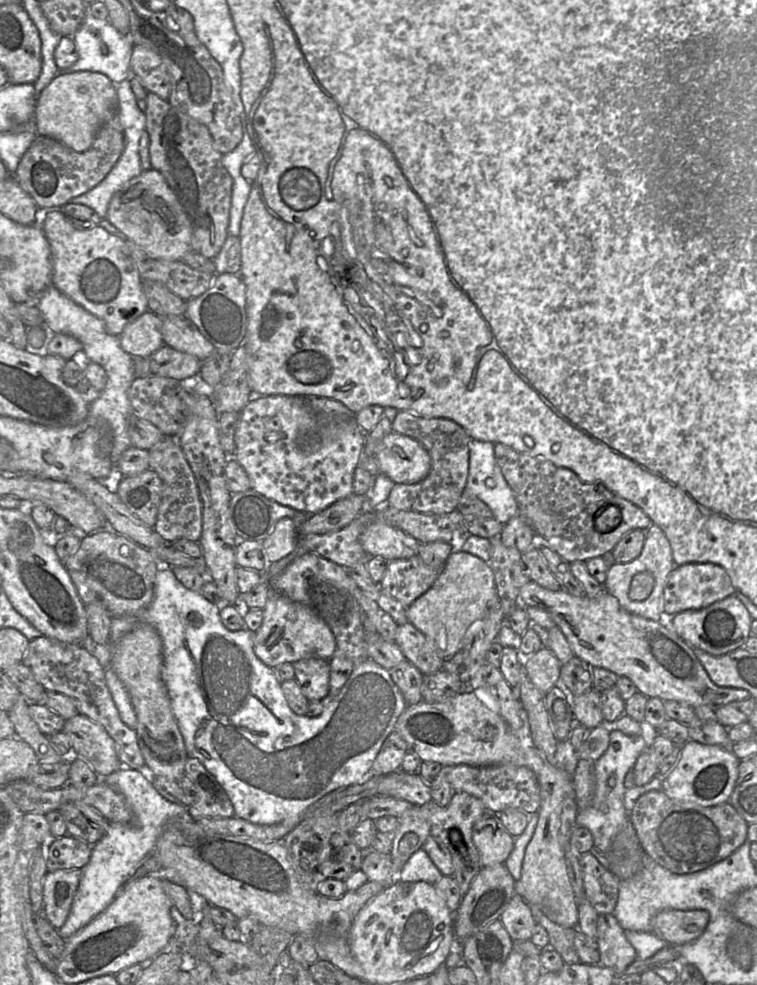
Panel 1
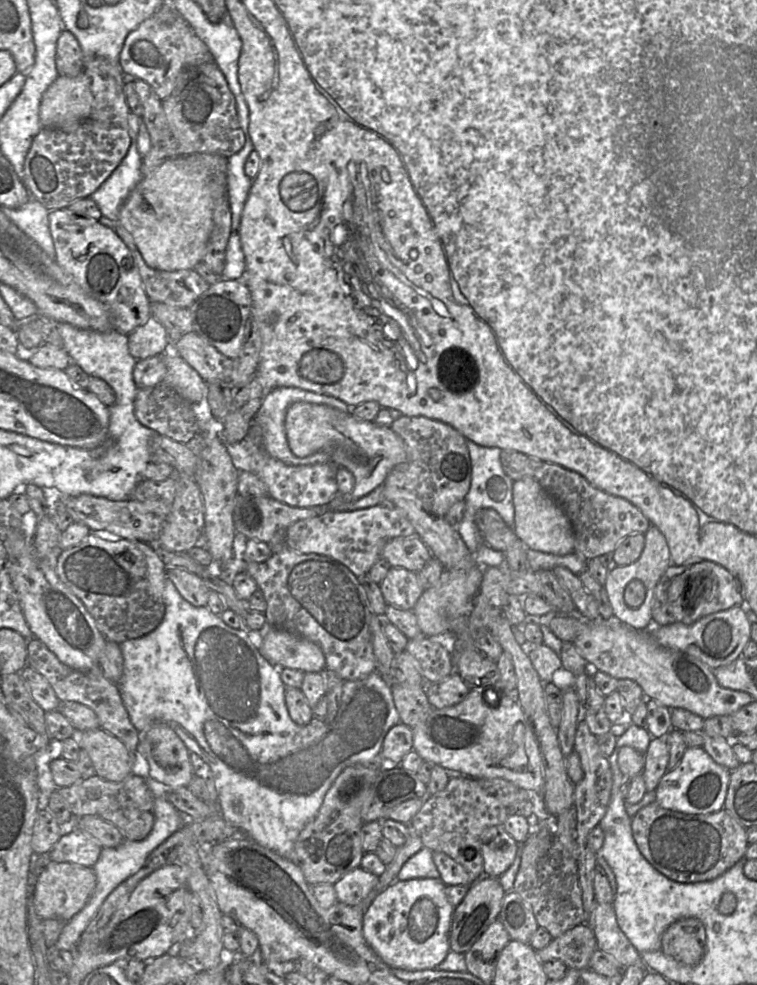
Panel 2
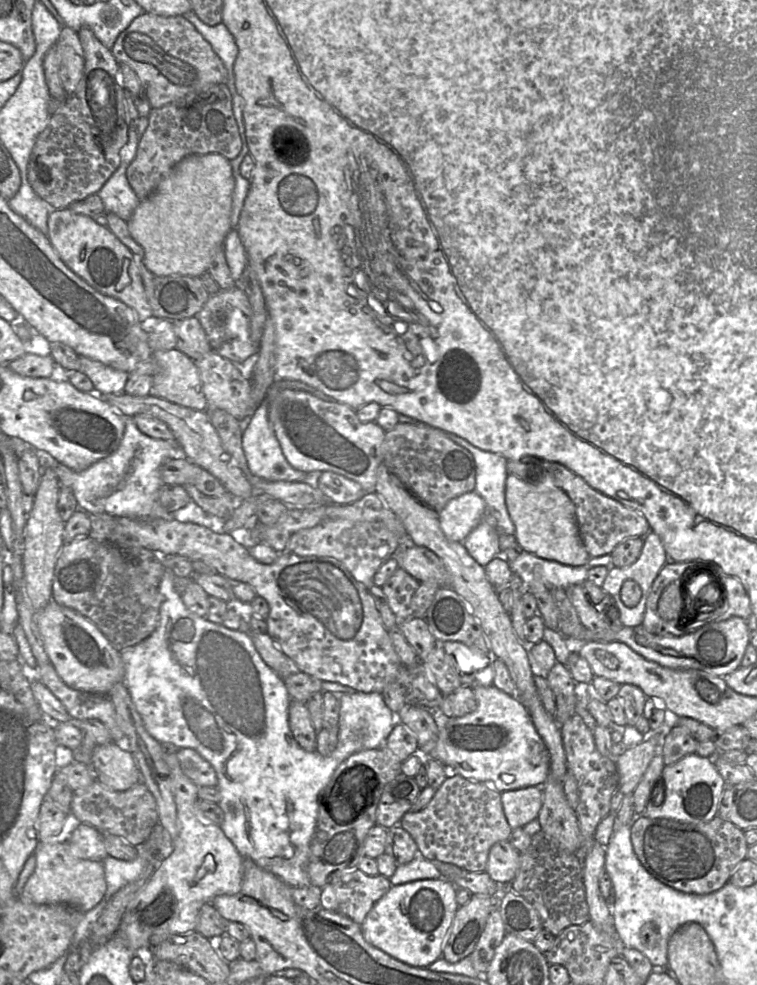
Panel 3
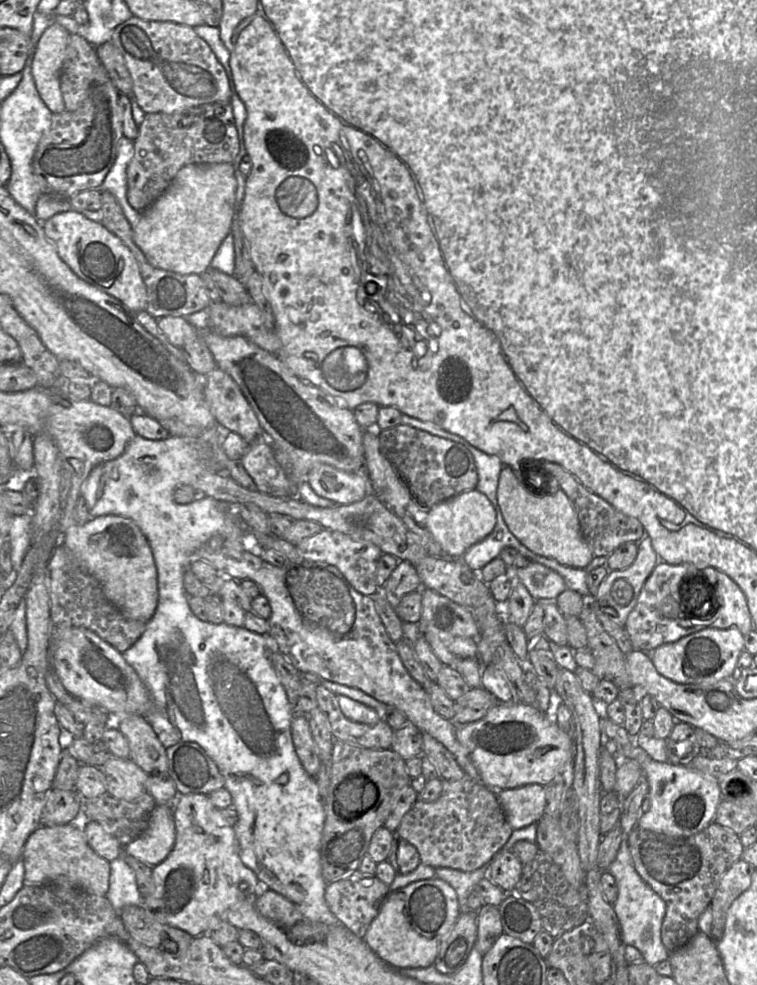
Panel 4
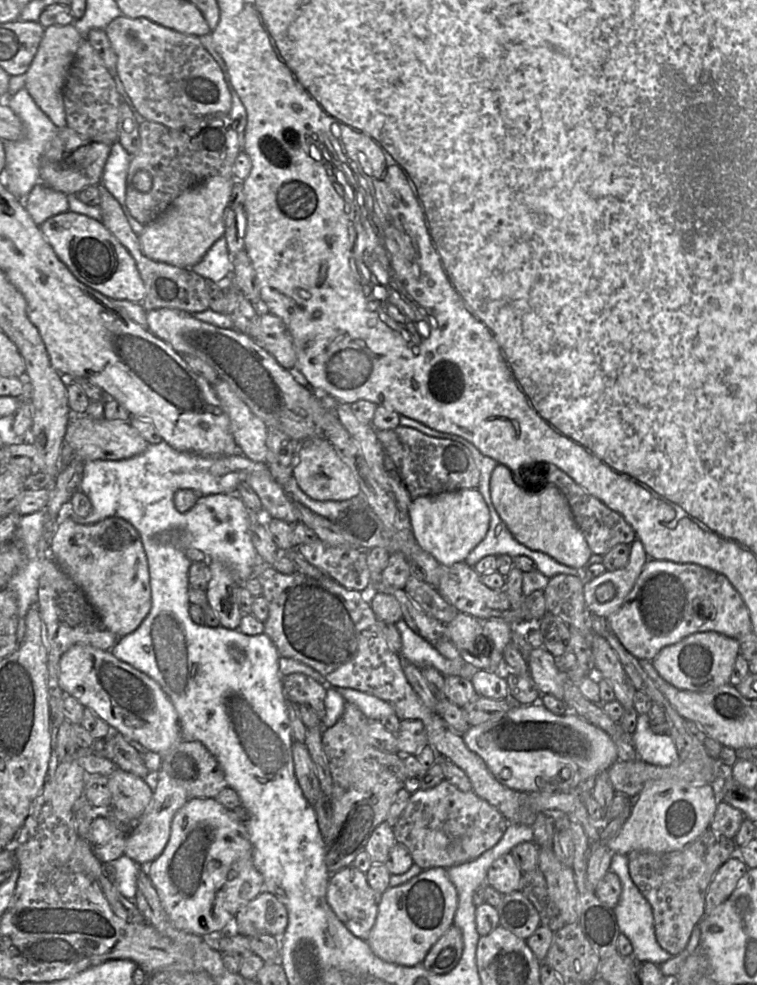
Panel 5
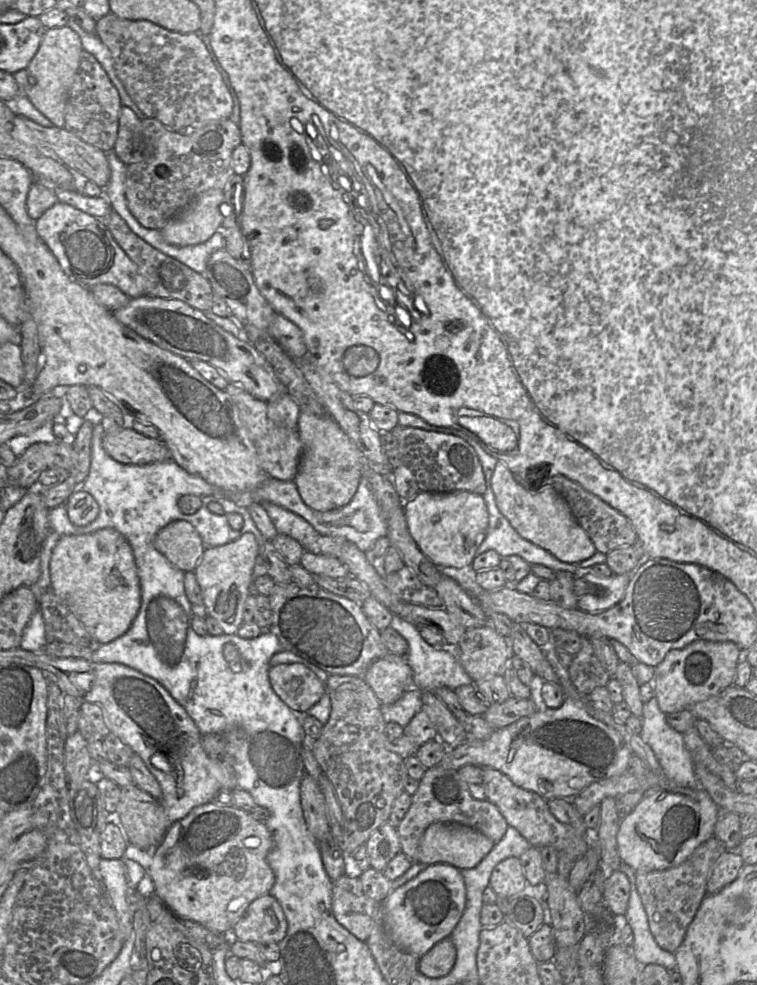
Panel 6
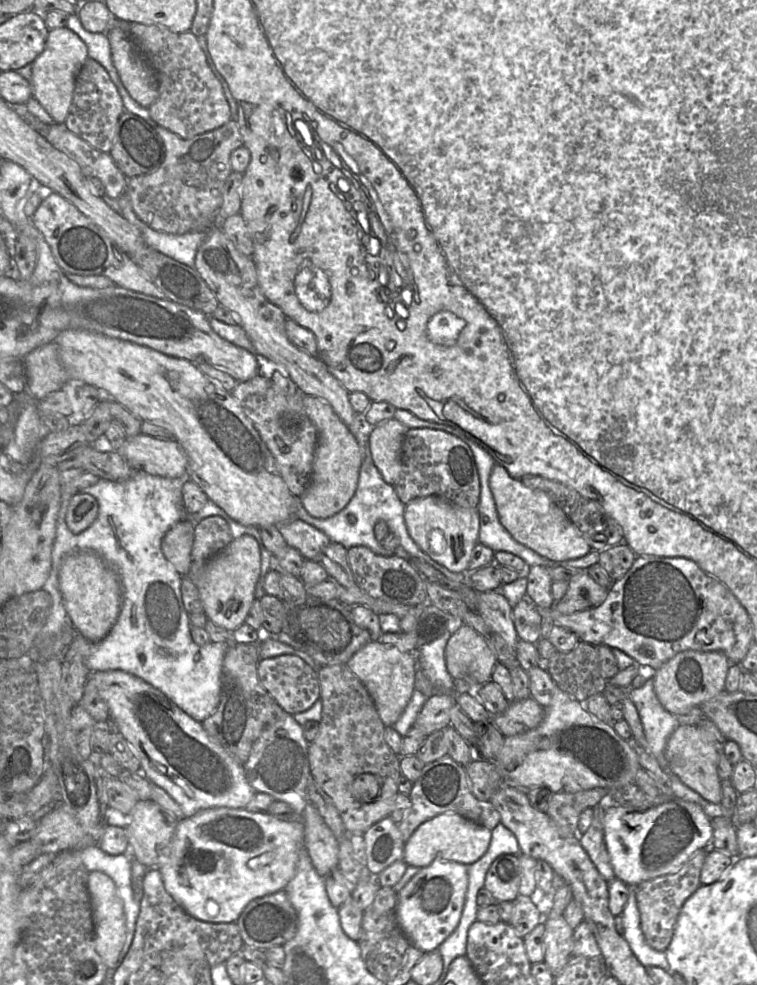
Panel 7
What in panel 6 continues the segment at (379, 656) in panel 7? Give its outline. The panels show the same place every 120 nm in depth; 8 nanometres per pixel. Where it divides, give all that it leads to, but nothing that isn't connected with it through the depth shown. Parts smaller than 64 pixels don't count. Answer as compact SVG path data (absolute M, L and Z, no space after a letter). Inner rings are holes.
M388 653L366 671L364 680L382 704L393 704L412 686L412 669L406 657Z

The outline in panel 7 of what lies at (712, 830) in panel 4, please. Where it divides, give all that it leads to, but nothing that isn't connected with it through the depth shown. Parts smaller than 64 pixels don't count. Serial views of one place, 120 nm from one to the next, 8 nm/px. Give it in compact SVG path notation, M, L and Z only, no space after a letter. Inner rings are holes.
M706 849L697 850L676 872L646 880L633 887L641 929L647 944L653 949L665 951L669 946L684 903L701 885L700 873L705 857Z

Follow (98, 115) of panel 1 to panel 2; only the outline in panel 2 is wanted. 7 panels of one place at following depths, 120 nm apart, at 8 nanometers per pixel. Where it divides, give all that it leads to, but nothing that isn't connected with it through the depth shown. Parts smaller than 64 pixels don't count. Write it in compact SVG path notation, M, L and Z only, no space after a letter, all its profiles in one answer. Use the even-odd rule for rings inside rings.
M84 71L76 77L59 75L42 96L42 128L75 131L89 117L93 101L91 81Z

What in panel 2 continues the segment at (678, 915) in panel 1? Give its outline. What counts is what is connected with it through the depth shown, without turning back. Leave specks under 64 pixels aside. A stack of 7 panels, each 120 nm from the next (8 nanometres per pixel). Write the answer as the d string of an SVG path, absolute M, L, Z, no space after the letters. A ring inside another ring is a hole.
M683 918L672 923L661 938L663 953L687 966L694 966L700 962L705 945L705 928L697 918Z

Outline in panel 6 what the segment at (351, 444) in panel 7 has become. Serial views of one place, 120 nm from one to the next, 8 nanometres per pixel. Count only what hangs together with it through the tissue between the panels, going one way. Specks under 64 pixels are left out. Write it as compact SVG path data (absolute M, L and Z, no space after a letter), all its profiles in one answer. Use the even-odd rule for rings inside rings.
M300 410L297 431L302 443L302 455L294 481L304 503L321 512L348 504L363 476L365 457L362 452L327 414L316 415Z

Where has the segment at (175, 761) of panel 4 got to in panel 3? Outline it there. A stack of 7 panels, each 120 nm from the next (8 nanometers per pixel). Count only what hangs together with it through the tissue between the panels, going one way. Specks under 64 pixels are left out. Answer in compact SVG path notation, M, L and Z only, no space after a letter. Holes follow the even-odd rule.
M190 748L175 749L183 774L197 787L216 787L218 779L213 767Z

